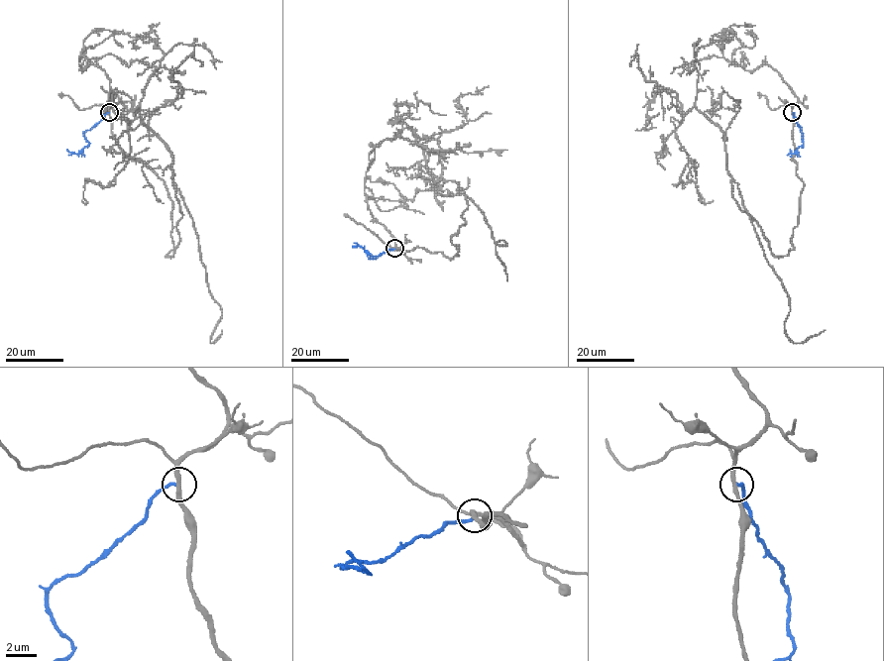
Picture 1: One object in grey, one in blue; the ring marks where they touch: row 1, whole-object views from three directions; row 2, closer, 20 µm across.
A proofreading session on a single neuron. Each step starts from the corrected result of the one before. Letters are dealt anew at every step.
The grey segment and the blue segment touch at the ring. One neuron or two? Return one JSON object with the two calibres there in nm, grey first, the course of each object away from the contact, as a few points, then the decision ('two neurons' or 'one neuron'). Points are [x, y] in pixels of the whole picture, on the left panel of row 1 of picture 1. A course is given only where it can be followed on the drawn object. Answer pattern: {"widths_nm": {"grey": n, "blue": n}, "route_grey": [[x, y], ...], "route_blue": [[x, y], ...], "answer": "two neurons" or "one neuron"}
{"widths_nm": {"grey": 280, "blue": 200}, "route_grey": [[109, 112], [115, 144], [165, 183], [172, 256], [171, 153], [138, 107], [128, 161], [81, 200]], "route_blue": [[109, 112], [85, 132], [88, 145], [77, 154], [66, 149]], "answer": "two neurons"}

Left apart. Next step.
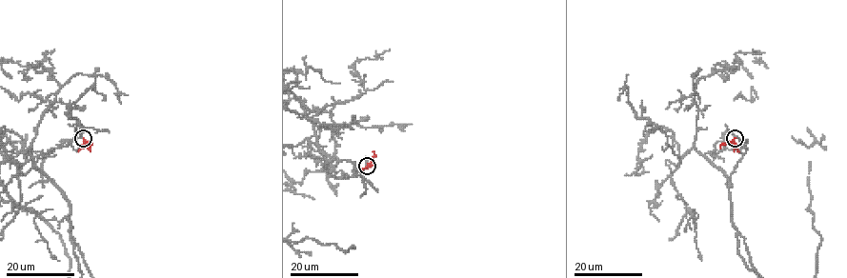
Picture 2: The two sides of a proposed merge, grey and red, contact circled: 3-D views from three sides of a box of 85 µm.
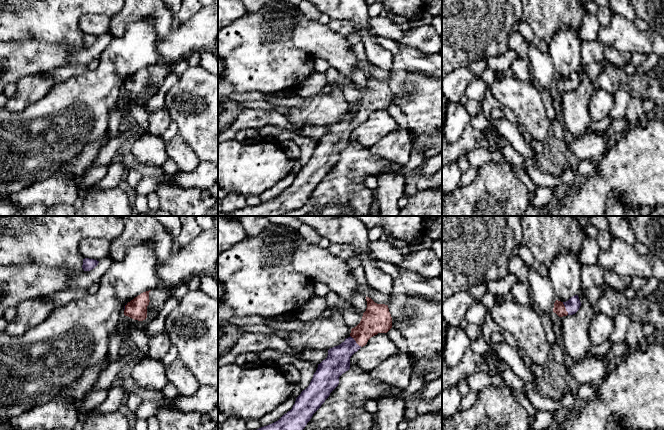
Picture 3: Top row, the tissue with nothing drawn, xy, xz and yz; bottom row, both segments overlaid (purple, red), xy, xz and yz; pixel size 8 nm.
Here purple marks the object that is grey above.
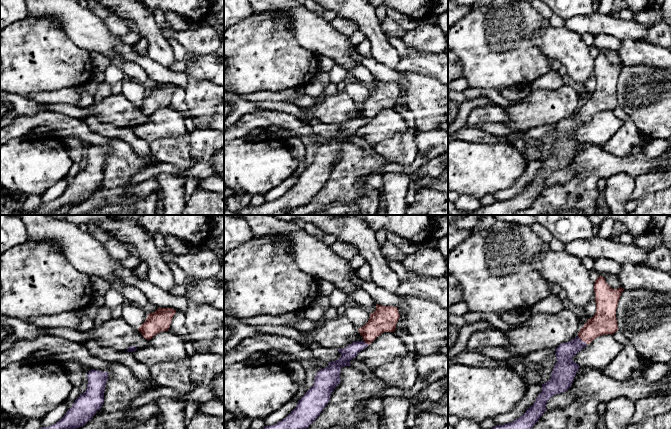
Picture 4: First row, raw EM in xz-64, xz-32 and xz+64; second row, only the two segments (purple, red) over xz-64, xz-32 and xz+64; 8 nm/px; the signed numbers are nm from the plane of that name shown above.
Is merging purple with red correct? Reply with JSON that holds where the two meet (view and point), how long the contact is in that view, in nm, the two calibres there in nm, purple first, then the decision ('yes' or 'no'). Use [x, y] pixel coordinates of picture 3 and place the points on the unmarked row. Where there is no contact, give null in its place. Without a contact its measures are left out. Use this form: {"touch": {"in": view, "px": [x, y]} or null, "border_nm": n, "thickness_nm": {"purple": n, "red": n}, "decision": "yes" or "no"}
{"touch": {"in": "xz", "px": [355, 117]}, "border_nm": 130, "thickness_nm": {"purple": 190, "red": 220}, "decision": "yes"}

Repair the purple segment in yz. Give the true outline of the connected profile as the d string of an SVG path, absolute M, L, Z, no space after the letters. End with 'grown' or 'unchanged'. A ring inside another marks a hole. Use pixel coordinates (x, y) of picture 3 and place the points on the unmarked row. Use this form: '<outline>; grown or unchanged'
M578 71L571 73L566 78L556 76L554 79L553 88L559 93L575 90L581 82Z; grown

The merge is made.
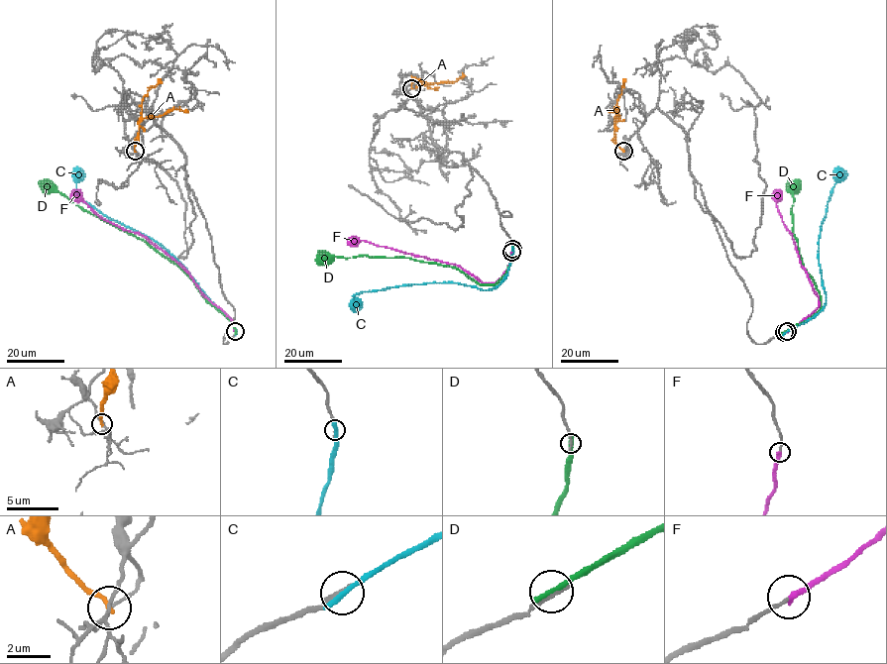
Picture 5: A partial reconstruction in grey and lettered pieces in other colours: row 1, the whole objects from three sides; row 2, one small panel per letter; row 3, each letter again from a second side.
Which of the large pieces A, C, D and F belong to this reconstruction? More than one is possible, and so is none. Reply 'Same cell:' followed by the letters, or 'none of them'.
Same cell: F

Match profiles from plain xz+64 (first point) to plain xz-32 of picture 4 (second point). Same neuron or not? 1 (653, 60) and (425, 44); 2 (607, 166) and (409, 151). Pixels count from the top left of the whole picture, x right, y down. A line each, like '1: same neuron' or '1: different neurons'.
1: different neurons
2: different neurons

